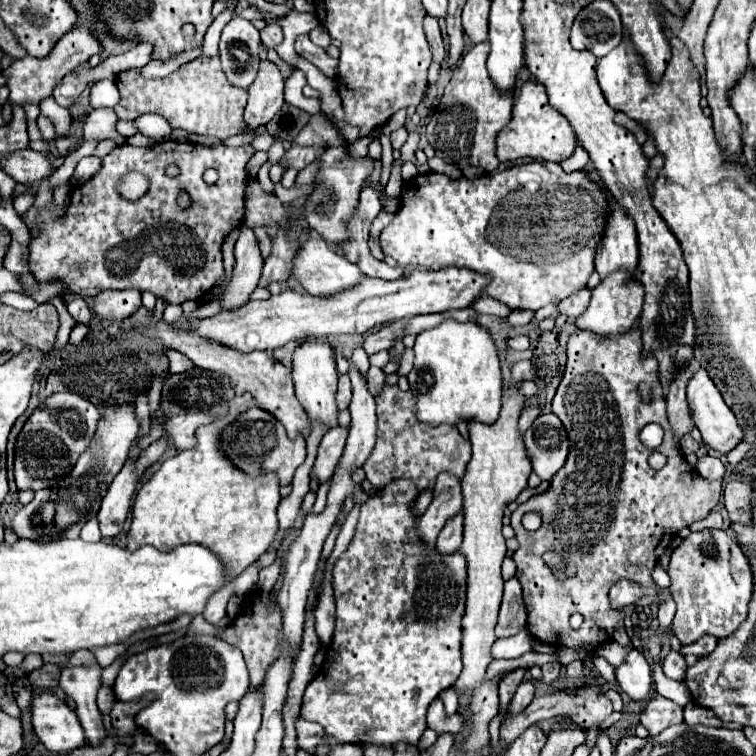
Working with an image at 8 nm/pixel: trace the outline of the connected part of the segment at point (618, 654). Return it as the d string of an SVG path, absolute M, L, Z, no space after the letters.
M615 641L609 642L606 647L600 646L596 655L604 657L614 668L620 666L625 660L625 656L634 648L630 642L627 646L622 646Z

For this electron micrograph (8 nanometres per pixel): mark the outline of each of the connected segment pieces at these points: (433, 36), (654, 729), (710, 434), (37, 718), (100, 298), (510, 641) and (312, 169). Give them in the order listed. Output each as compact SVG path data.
M429 14L425 16L425 34L433 52L433 62L441 64L445 58L445 46L443 46L443 38L441 38L441 30L437 24L437 18L431 18Z
M655 694L641 712L641 724L651 732L651 736L657 736L665 728L681 722L683 722L683 708L659 694Z
M699 368L695 372L695 376L691 378L689 386L687 386L687 398L689 398L689 404L693 408L693 422L695 426L701 430L701 436L703 436L703 442L709 444L715 452L719 452L721 456L727 456L741 440L743 440L743 428L739 426L735 414L731 412L731 408L723 402L719 390L715 388L713 380L709 378L709 374Z
M51 692L35 694L31 702L31 714L33 730L47 750L55 754L67 754L79 746L85 746L83 728L63 698Z
M107 290L95 296L95 314L105 320L125 320L141 308L141 292L131 290Z
M521 630L519 634L511 636L511 638L503 638L503 640L495 640L495 644L491 646L491 656L495 660L501 660L501 658L519 658L527 652L531 652L531 646L533 646L533 638L529 636L527 630Z
M317 159L310 165L308 165L306 168L299 171L295 184L296 185L311 184L314 181L317 172L319 172L319 166L320 162L319 159Z

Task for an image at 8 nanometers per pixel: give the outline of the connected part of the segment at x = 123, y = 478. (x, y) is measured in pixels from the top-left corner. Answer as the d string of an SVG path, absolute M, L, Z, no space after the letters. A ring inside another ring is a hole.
M135 454L133 458L125 462L123 470L115 476L113 484L109 486L107 496L103 498L101 510L97 514L103 538L115 538L123 530L123 524L131 508L131 498L137 490L137 484L141 482L141 478L135 476L139 456L141 454Z

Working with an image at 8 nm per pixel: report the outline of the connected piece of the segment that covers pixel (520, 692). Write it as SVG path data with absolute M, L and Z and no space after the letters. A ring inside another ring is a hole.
M523 680L521 686L517 688L513 700L511 700L511 714L517 714L517 712L521 712L525 706L529 706L531 700L533 700L533 696L535 696L535 686L533 686L529 680Z

